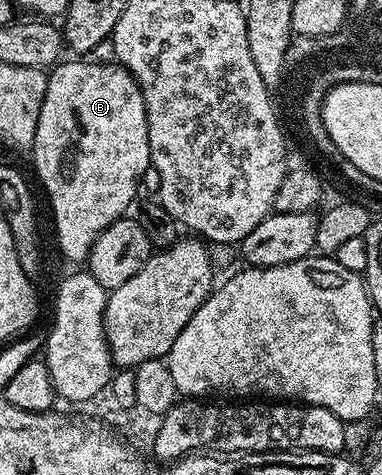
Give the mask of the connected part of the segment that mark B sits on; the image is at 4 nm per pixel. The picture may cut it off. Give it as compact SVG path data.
M88 58L68 59L47 73L46 98L38 114L38 130L34 134L30 155L36 163L36 176L52 203L56 240L60 243L61 254L68 260L84 262L98 234L121 219L127 213L124 211L131 206L136 187L144 171L150 168L150 142L146 102L136 79L115 62L97 64Z

